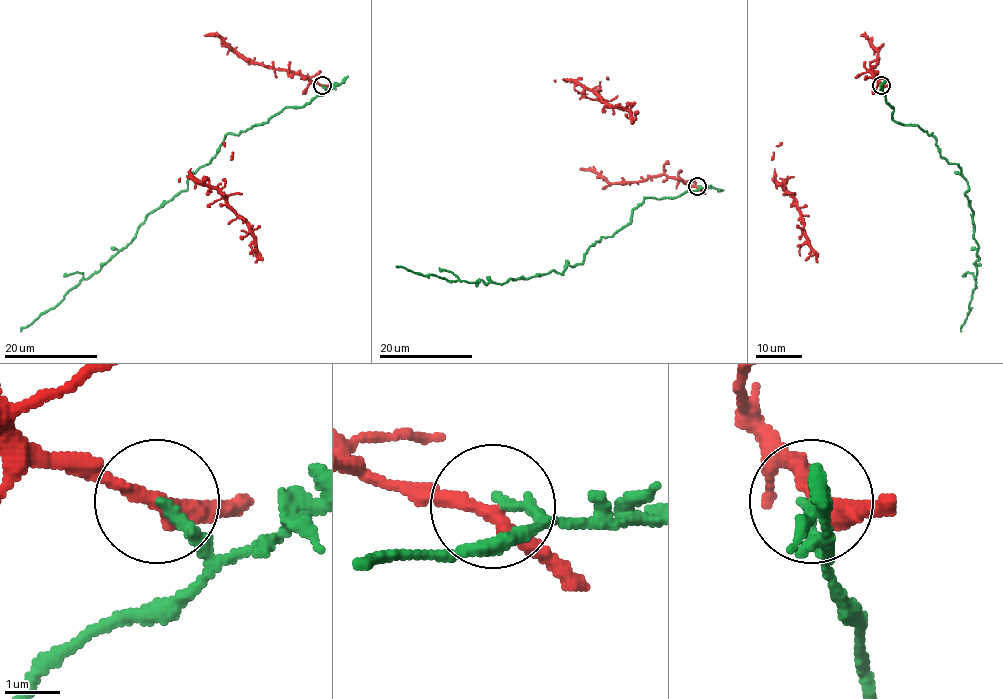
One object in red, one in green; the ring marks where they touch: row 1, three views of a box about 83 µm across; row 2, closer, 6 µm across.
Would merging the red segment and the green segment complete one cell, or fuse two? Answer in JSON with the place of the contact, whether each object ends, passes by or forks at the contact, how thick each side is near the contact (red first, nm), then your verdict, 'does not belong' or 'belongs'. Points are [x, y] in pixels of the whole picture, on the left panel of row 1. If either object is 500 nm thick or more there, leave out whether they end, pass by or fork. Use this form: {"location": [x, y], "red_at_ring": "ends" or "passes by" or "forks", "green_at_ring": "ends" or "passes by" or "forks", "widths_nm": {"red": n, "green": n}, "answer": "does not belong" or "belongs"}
{"location": [322, 85], "red_at_ring": "passes by", "green_at_ring": "ends", "widths_nm": {"red": 280, "green": 180}, "answer": "does not belong"}

